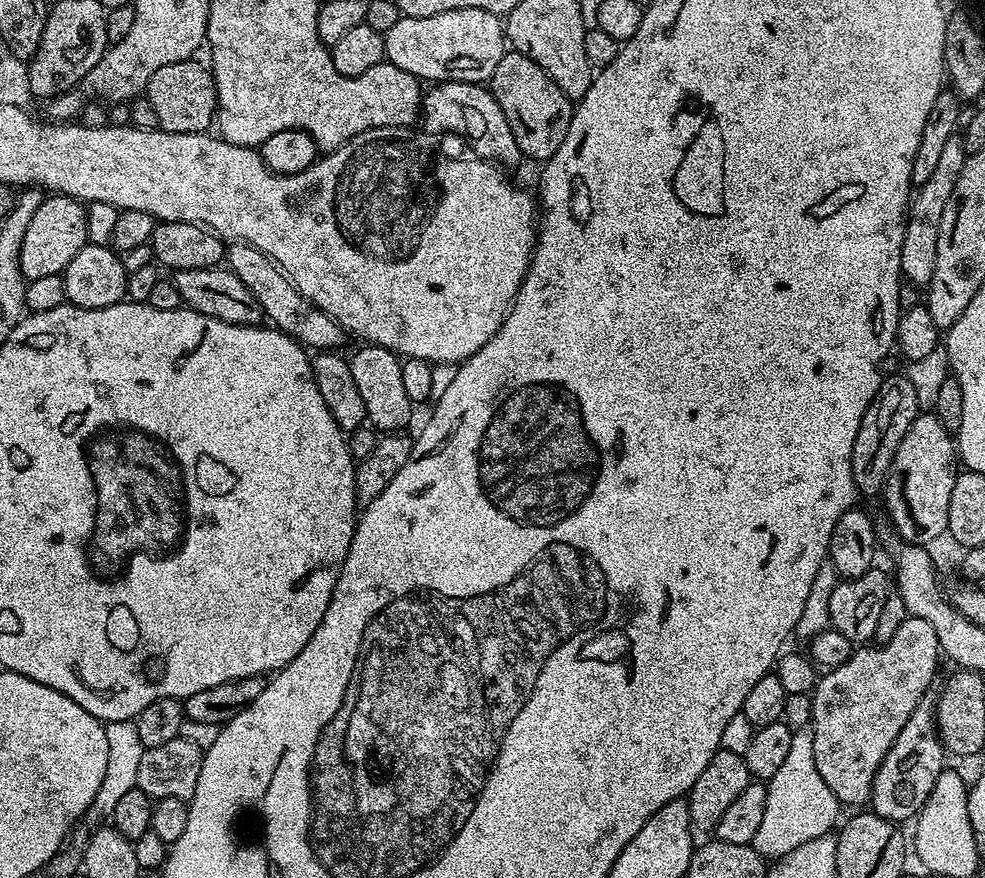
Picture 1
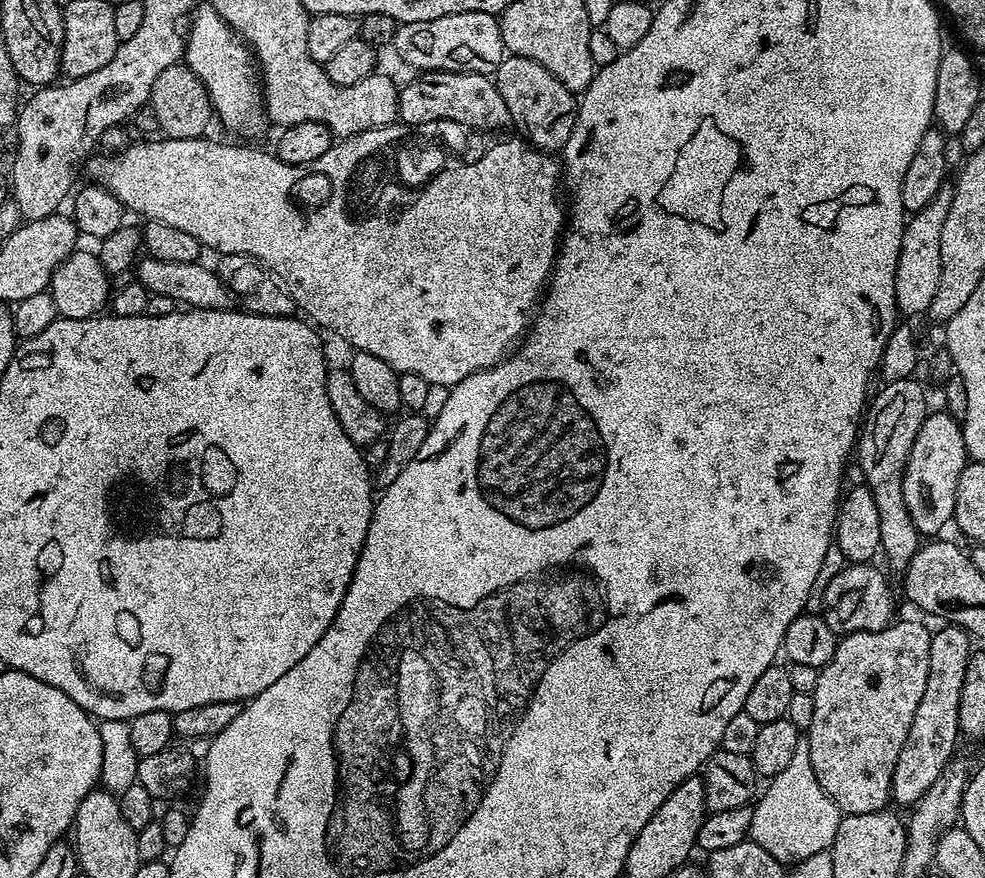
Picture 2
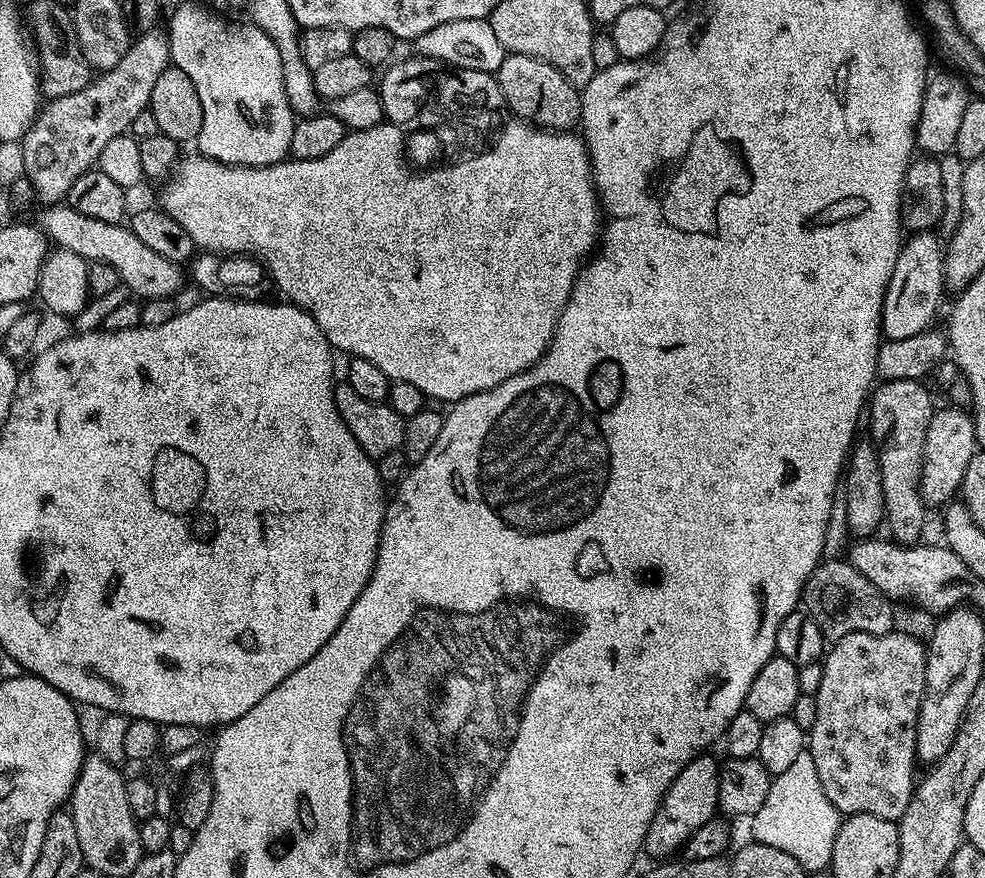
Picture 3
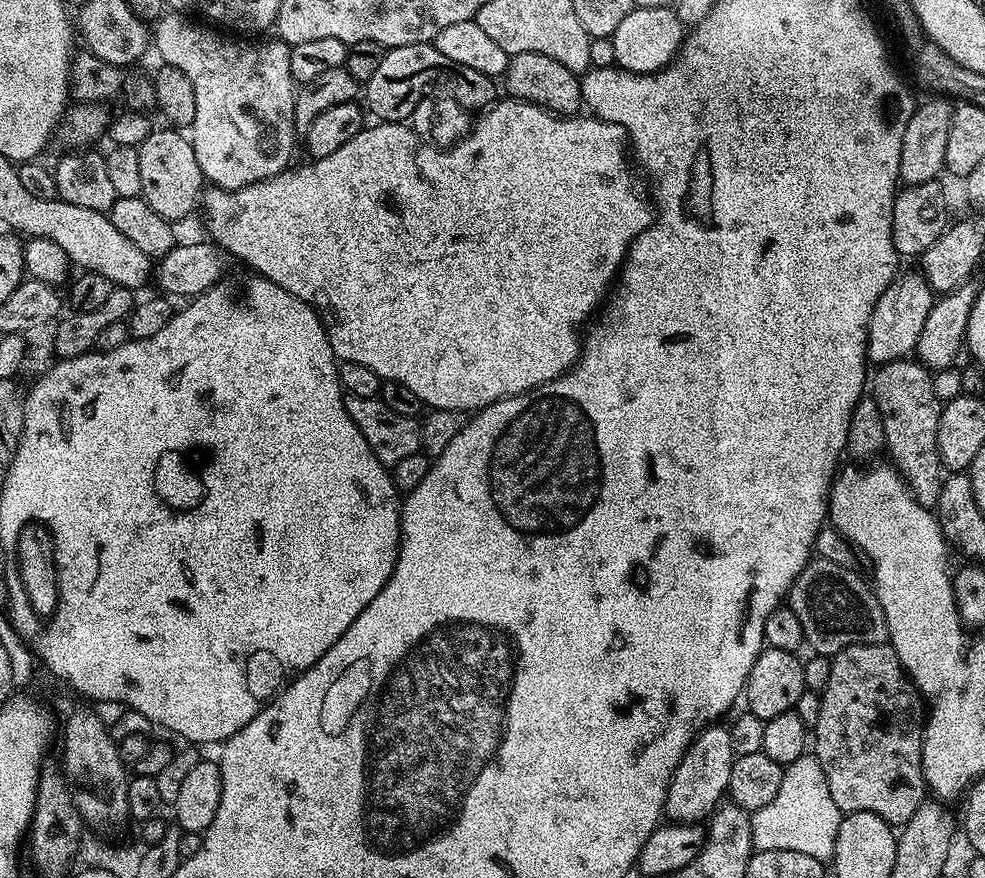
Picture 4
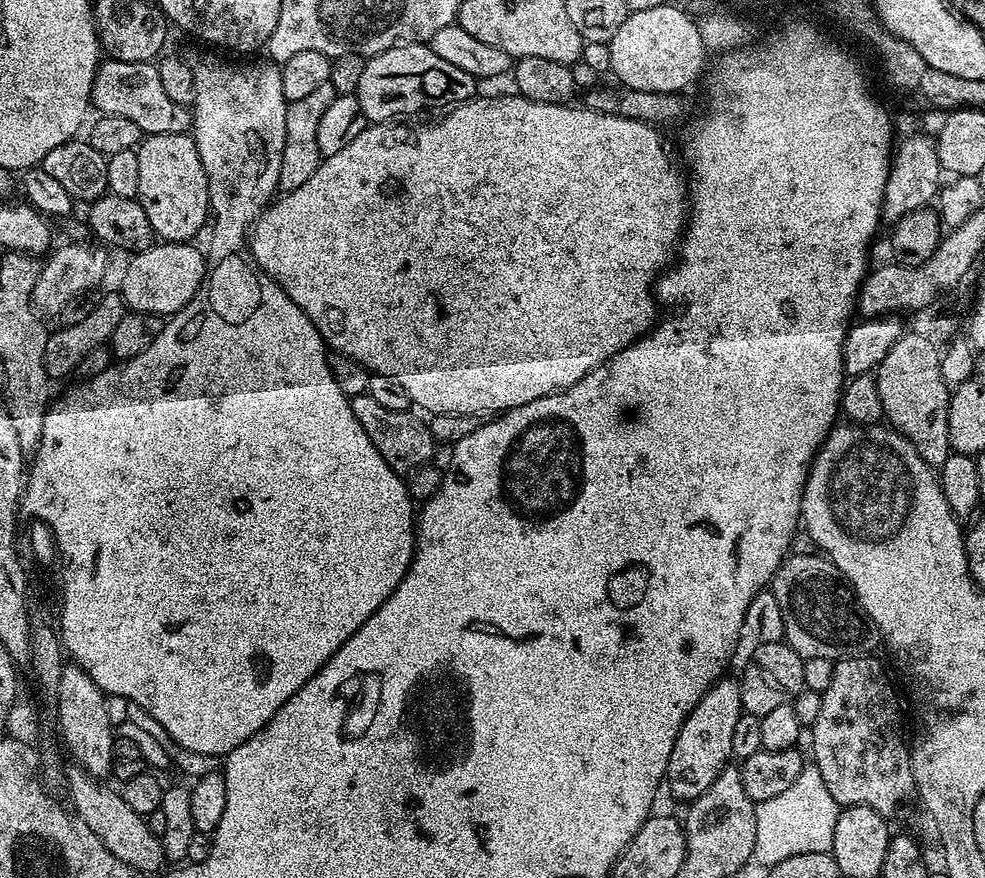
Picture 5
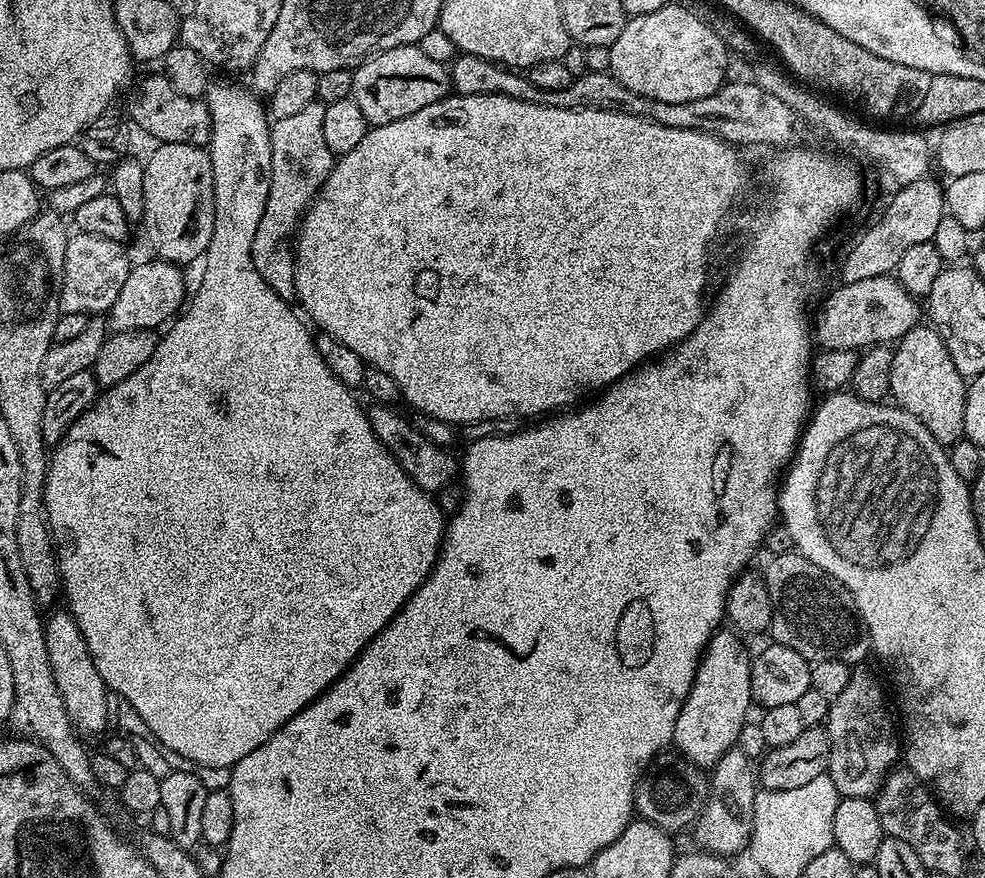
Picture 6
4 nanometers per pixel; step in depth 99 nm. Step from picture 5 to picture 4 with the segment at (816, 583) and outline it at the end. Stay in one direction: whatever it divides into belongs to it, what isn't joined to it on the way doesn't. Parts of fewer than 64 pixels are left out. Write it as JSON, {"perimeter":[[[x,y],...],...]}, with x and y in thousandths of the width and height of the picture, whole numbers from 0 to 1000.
{"perimeter":[[[821,637],[800,671],[799,691],[810,699],[819,737],[829,747],[845,749],[857,737],[868,733],[895,733],[902,729],[902,714],[895,690],[880,659],[864,651],[861,642]]]}

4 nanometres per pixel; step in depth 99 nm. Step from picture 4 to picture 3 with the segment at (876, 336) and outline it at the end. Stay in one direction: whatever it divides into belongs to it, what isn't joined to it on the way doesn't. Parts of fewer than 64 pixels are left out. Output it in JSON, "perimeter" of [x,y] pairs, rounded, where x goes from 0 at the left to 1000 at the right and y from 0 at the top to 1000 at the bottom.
{"perimeter":[[[949,263],[925,265],[915,277],[912,298],[908,298],[908,312],[904,312],[904,326],[895,349],[893,376],[897,387],[925,385],[944,374],[950,354],[954,351],[954,341],[960,334],[958,322],[959,279],[954,278]]]}

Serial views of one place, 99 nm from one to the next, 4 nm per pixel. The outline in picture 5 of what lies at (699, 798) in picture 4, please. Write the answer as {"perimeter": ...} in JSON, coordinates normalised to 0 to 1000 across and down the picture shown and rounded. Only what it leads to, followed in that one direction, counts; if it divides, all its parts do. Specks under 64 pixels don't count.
{"perimeter":[[[732,772],[724,779],[723,784],[705,804],[705,809],[696,818],[696,822],[688,831],[688,841],[684,845],[684,854],[680,854],[680,868],[678,869],[678,882],[676,885],[677,896],[682,896],[682,902],[693,913],[708,911],[714,902],[721,900],[721,891],[729,886],[733,876],[740,874],[744,864],[742,846],[744,844],[745,827],[753,812],[751,805],[751,781],[746,773]]]}

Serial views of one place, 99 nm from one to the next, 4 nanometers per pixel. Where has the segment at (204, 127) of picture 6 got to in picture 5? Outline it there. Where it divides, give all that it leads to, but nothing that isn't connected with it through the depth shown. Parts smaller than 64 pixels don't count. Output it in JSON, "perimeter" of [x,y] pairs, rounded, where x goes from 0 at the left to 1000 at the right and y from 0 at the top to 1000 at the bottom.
{"perimeter":[[[103,67],[93,95],[92,122],[108,132],[132,134],[132,139],[136,139],[143,151],[151,155],[174,150],[190,151],[195,145],[194,126],[188,120],[173,116],[169,101],[164,99],[164,89],[160,89],[158,73],[154,71]]]}

